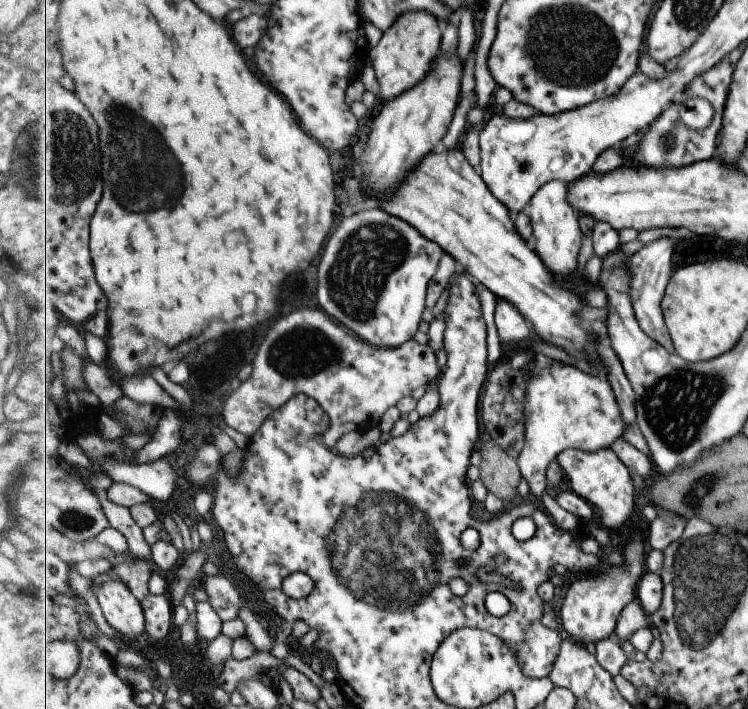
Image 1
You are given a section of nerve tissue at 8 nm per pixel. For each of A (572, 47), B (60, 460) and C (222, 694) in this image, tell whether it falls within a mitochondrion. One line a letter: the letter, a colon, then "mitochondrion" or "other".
A: mitochondrion
B: other
C: other

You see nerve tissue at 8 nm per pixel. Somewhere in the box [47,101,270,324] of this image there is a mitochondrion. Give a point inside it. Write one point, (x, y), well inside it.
(65, 126)

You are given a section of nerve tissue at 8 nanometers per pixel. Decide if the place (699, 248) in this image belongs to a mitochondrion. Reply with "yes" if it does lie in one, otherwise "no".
no

